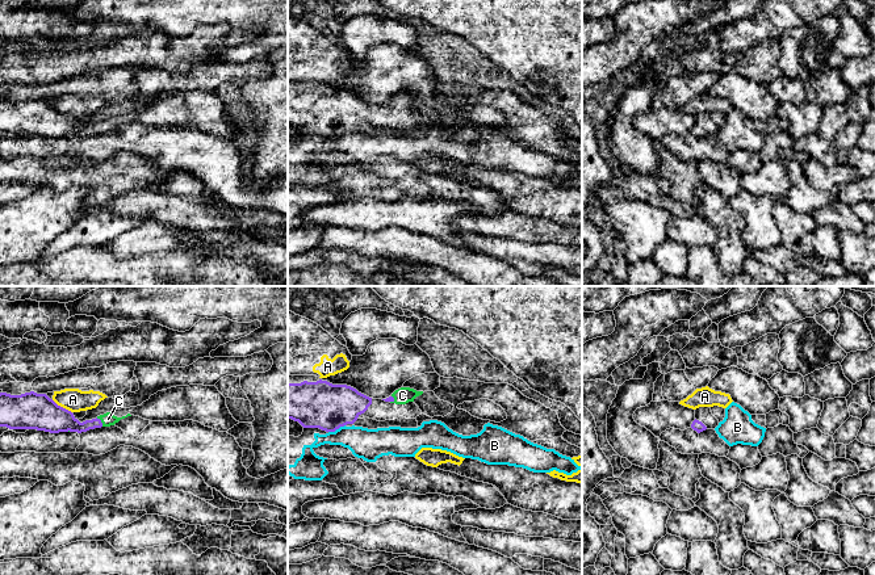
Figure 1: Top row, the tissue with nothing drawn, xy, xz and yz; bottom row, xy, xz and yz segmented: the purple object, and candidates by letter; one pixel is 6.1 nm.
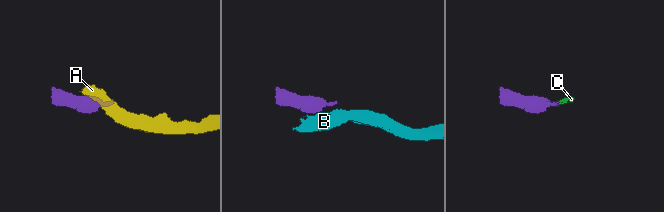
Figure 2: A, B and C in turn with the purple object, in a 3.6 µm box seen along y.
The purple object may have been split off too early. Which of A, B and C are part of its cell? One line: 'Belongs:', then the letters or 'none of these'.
Belongs: C

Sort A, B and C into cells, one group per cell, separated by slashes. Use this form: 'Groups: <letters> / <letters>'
Groups: A / B / C

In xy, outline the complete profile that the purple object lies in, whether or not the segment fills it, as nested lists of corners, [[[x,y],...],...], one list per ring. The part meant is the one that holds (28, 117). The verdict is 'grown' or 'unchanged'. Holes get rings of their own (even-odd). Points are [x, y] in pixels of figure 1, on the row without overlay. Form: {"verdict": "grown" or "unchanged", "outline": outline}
{"verdict": "grown", "outline": [[[189,91],[158,97],[141,112],[106,118],[80,129],[87,117],[71,118],[46,100],[34,97],[21,101],[0,98],[0,133],[37,135],[50,139],[87,138],[110,133],[127,122],[150,127],[198,127],[205,133],[227,138],[236,127],[226,112],[226,104],[215,92]]]}

